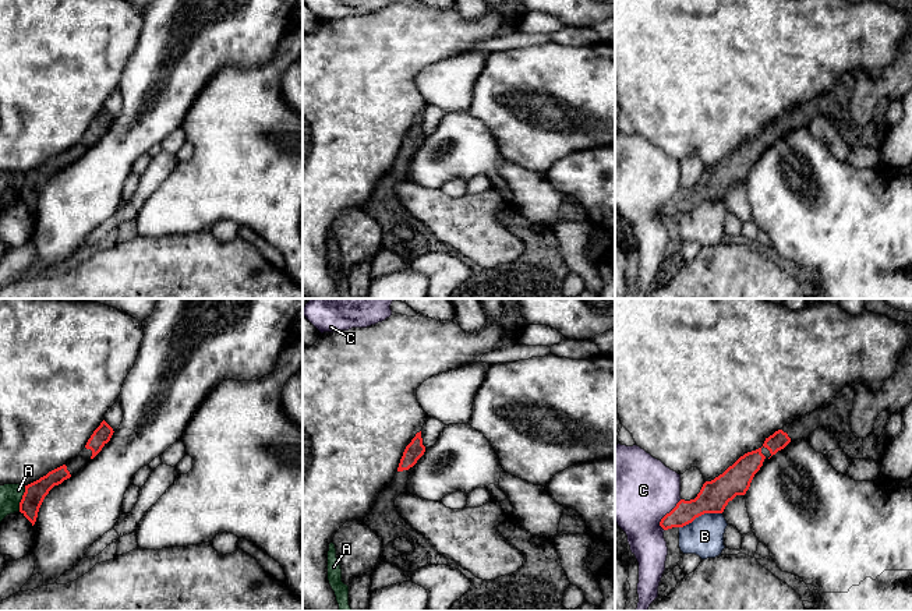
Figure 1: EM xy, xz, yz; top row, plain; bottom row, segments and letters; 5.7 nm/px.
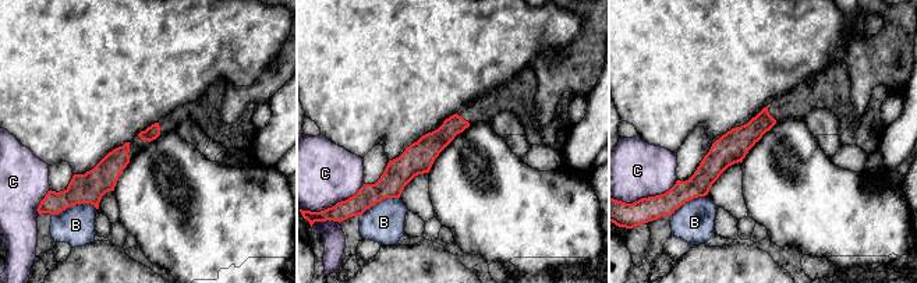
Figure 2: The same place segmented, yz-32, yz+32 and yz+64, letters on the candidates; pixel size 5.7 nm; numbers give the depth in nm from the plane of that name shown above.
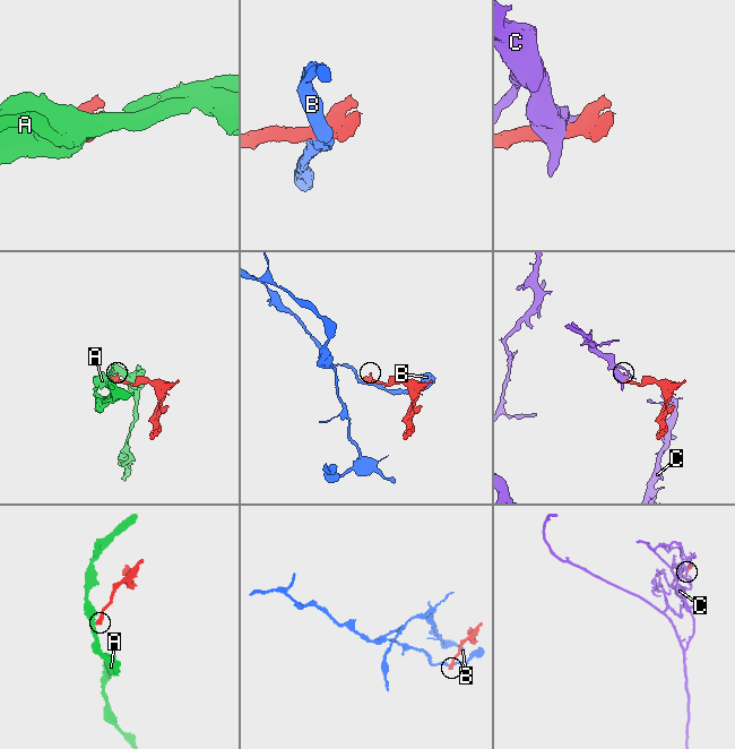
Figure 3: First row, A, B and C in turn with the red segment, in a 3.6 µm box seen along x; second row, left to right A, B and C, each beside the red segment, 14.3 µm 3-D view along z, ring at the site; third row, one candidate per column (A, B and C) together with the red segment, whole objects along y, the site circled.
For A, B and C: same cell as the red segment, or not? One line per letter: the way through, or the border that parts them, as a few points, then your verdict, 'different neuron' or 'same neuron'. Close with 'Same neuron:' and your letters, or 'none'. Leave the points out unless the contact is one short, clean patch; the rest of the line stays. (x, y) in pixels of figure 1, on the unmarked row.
A: border along xy (25, 175), (18, 197); different neuron
B: different neuron
C: different neuron
Same neuron: none

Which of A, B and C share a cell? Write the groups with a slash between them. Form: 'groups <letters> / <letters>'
groups A / B / C

